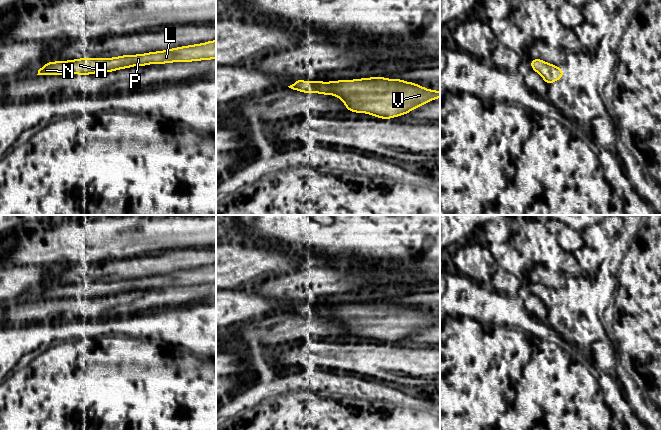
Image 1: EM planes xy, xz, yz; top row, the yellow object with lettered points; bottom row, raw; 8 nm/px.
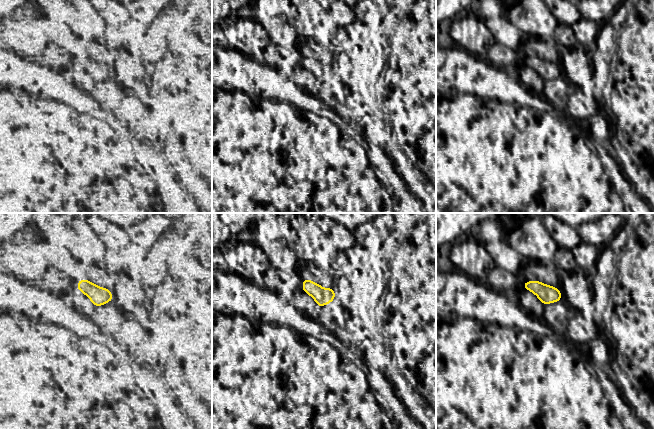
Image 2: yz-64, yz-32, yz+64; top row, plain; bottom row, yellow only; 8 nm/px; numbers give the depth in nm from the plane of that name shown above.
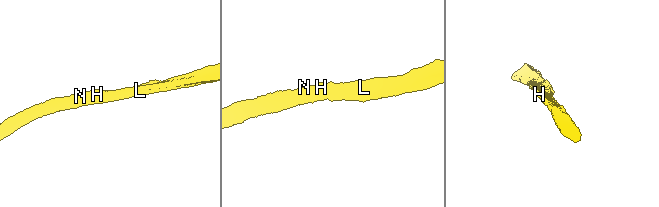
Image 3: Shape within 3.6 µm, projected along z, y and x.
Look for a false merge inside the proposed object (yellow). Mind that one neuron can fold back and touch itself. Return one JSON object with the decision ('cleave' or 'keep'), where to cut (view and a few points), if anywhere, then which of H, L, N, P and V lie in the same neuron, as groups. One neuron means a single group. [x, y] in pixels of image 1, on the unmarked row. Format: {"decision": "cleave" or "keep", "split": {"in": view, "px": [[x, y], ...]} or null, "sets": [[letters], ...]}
{"decision": "keep", "split": null, "sets": [["H", "L", "N", "P", "V"]]}

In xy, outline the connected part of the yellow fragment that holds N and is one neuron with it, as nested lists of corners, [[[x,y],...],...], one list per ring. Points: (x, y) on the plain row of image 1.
[[[216,264],[144,278],[47,286],[38,294],[37,299],[92,299],[95,297],[113,296],[134,290],[212,283],[216,283]]]

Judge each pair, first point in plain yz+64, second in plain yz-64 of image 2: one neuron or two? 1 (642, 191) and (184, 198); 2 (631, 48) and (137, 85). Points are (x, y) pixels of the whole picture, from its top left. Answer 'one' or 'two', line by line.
1: two
2: one

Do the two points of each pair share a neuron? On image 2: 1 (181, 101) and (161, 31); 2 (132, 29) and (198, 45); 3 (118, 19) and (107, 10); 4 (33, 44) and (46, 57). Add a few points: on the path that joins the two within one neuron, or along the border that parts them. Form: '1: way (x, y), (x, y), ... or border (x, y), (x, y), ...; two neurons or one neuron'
1: way (191, 84), (191, 58), (179, 46); one neuron
2: border (145, 35), (140, 41), (135, 42); two neurons
3: way (115, 16), (110, 11); one neuron
4: border (48, 44), (38, 59); two neurons

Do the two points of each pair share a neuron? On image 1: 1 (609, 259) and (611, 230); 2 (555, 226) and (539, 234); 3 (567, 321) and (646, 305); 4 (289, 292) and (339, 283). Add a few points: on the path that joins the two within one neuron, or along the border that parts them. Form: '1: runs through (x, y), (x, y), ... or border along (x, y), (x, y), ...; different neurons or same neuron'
1: border along (622, 225), (619, 232), (609, 242), (595, 250); different neurons
2: border along (547, 229), (555, 238), (561, 250); different neurons
3: border along (564, 300), (574, 313); different neurons
4: runs through (301, 281), (327, 281); same neuron

